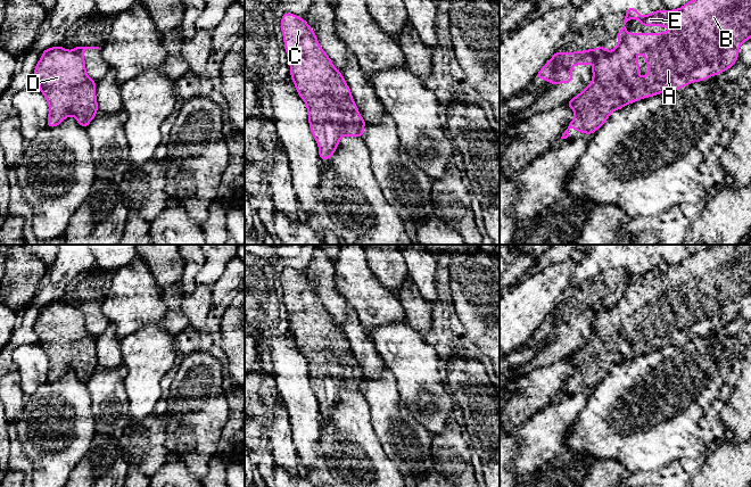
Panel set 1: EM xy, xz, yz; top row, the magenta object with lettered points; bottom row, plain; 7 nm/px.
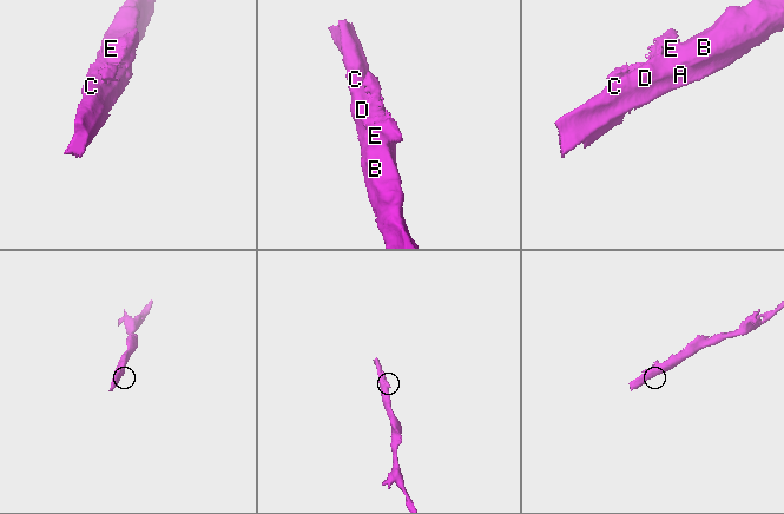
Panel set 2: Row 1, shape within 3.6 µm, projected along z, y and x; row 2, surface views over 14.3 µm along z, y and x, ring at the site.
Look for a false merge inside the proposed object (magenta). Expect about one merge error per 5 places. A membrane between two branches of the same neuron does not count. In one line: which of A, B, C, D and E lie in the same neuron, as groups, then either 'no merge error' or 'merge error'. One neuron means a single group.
A B C D E; no merge error

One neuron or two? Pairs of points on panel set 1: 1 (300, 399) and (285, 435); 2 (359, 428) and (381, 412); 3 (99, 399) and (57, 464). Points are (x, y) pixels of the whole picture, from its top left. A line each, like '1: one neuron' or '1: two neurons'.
1: two neurons
2: two neurons
3: two neurons

